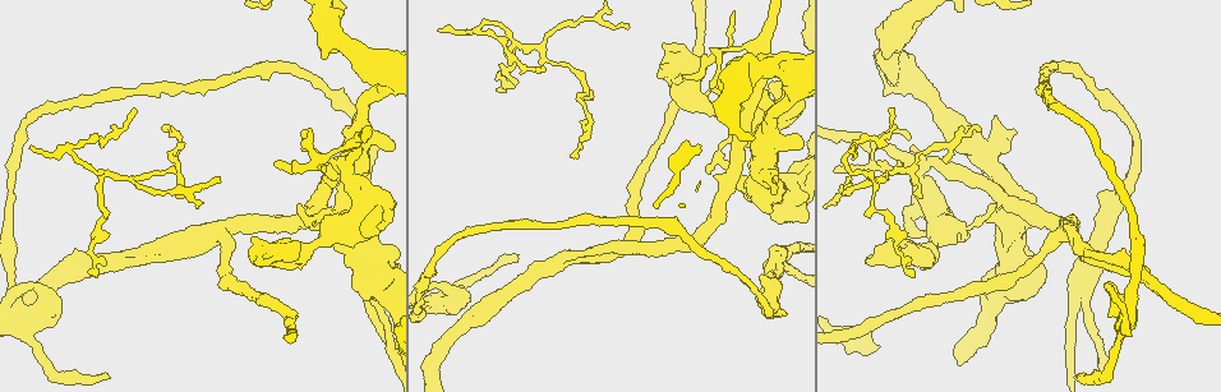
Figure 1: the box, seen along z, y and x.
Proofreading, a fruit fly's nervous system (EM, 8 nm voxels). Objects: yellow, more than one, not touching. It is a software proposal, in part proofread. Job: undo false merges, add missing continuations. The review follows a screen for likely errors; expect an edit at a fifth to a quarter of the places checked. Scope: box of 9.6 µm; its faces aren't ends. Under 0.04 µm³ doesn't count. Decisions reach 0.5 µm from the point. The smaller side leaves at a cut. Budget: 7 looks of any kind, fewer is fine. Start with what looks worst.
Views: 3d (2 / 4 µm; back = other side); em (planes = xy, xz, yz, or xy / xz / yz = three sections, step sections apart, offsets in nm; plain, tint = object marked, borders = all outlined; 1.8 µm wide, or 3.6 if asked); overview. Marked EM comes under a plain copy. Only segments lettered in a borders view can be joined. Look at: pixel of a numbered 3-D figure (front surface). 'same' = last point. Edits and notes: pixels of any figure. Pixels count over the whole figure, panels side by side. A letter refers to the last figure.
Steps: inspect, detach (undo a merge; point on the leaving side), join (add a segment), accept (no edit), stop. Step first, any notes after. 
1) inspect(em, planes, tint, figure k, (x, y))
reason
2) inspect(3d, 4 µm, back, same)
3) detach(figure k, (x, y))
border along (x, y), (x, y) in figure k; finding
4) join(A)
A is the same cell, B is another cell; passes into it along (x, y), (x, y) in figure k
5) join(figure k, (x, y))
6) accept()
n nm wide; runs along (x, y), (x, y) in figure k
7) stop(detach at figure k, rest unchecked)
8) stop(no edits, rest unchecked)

inspect(3d, 4 µm, figure 1, (1013, 245))
calibre changes

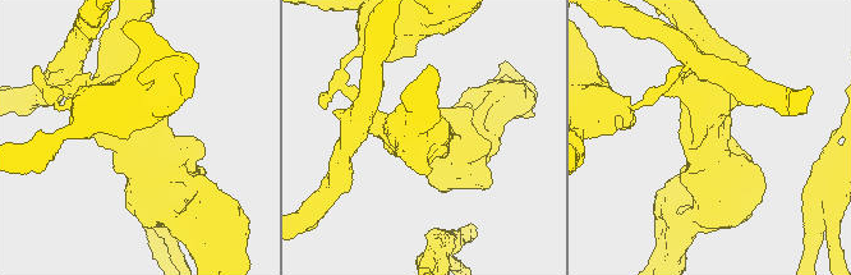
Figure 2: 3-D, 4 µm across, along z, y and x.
inspect(em, xz, step 16, tint, figure 2, (151, 142))

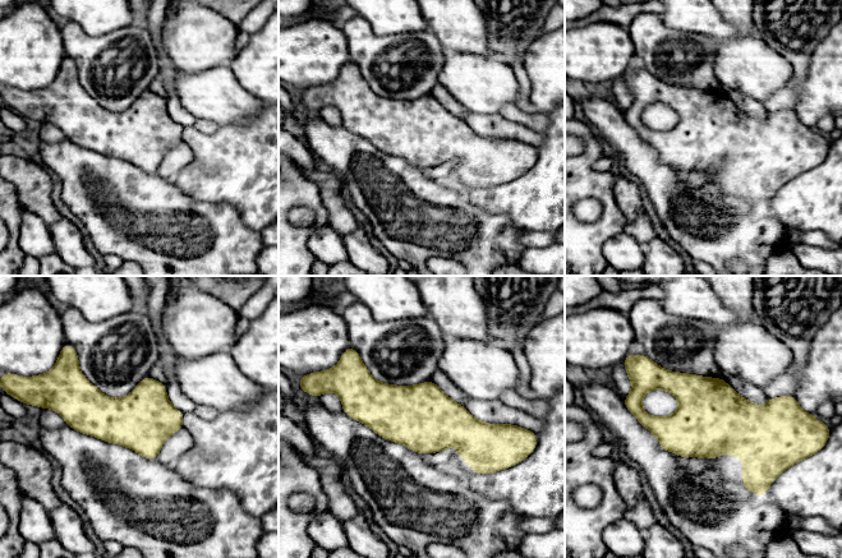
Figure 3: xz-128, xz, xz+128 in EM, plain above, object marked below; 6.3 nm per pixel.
inspect(em, yz, step 8, borders, same)

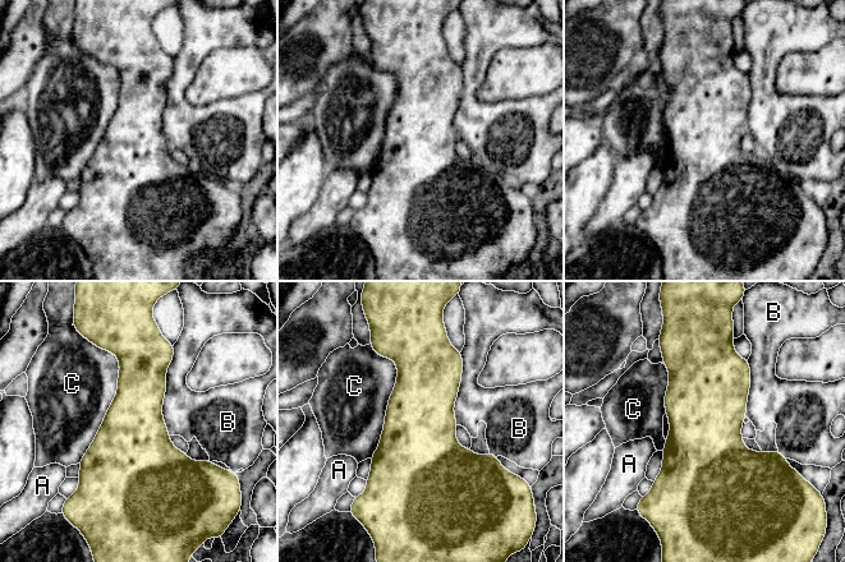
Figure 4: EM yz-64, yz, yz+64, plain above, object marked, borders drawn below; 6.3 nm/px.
accept()
A, B and C are other cells; border along (174, 345), (162, 402), (169, 434) in figure 4; continuous, no second neuron

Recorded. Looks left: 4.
inspect(3d, 2 µm, figure 1, (432, 307))
calibre changes

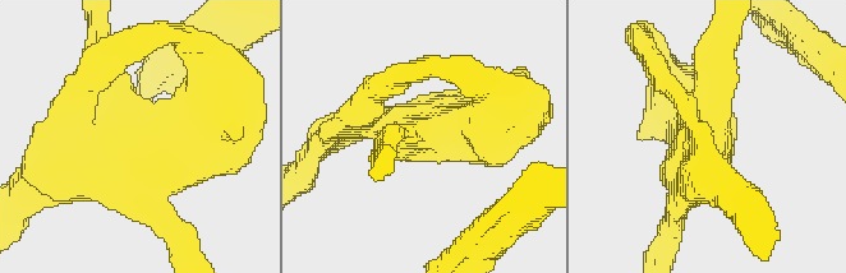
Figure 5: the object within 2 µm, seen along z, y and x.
inspect(em, xy, step 4, tint, figure 5, (419, 134))
need the tissue

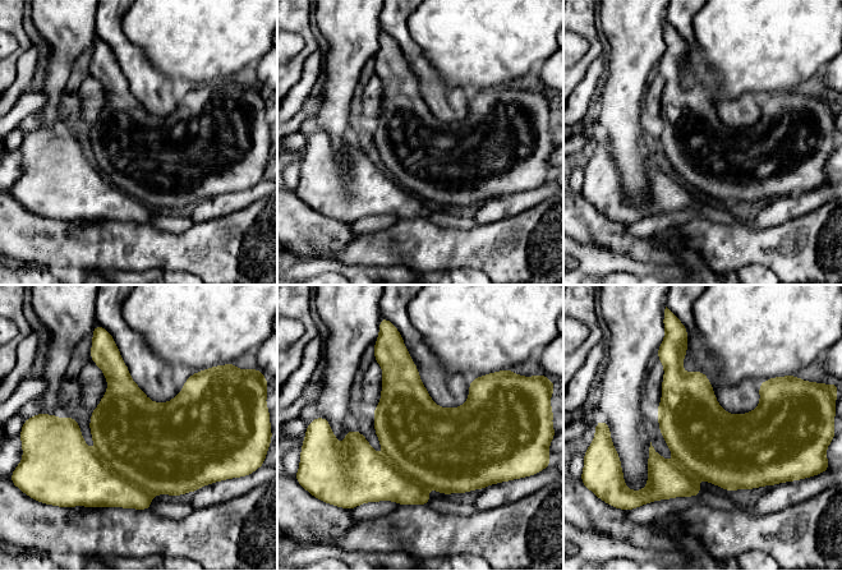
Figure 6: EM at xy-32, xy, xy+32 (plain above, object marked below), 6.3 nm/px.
inspect(em, planes, borders, same)
cut it another way

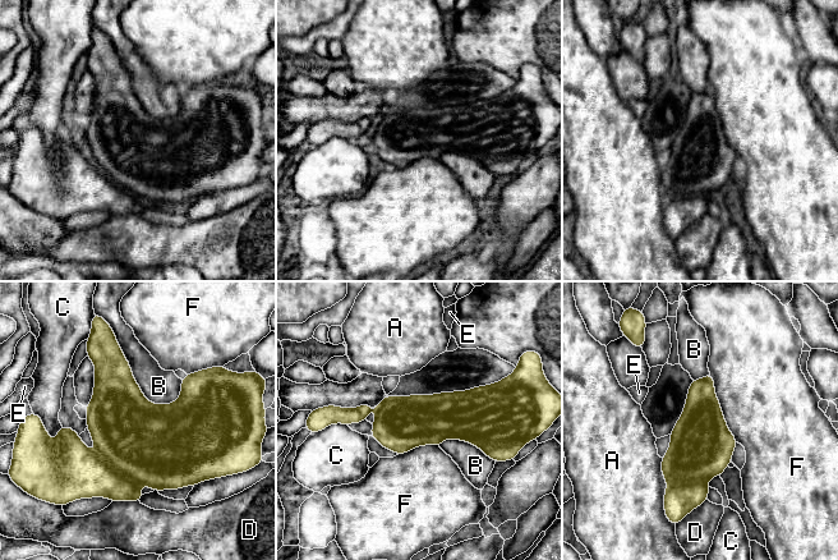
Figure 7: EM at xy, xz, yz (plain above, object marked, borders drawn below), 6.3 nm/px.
accept()
A, B, C, D, E and F are other cells; border along (709, 371), (721, 413), (737, 441) in figure 7; continuous, no second neuron

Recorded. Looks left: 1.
inspect(em, planes, borders, figure 1, (1083, 274))
side arm on a straight run

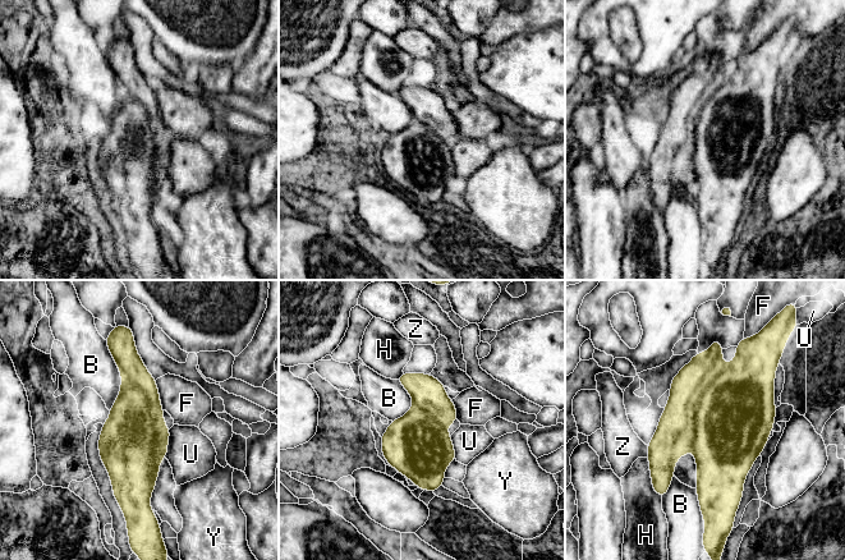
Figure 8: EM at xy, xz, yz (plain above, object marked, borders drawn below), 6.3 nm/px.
accept()
400 nm wide; B, F, H, U, Y and Z are other cells; border along (105, 340), (120, 375), (110, 409) in figure 8; continuous, no second neuron

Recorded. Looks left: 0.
stop(no edits, rest unchecked)

